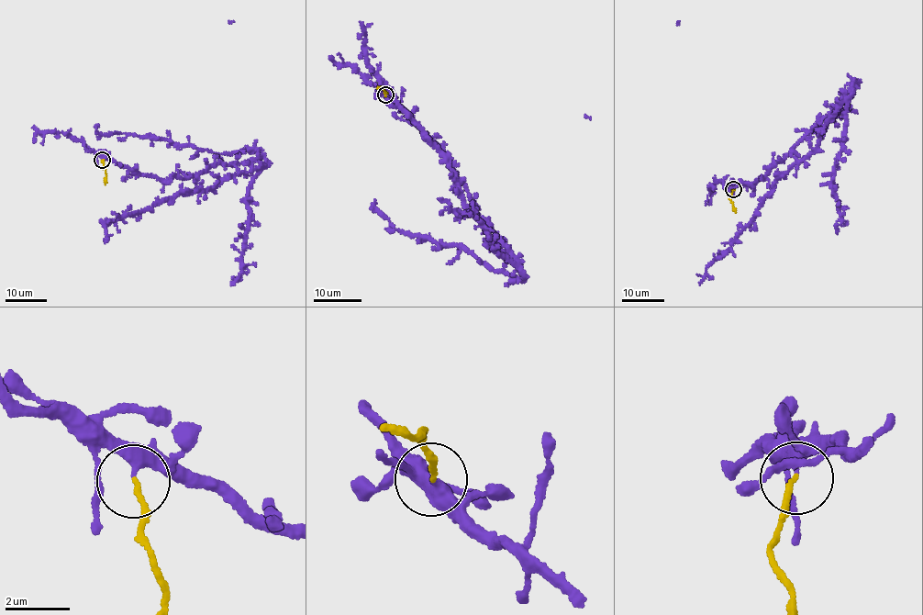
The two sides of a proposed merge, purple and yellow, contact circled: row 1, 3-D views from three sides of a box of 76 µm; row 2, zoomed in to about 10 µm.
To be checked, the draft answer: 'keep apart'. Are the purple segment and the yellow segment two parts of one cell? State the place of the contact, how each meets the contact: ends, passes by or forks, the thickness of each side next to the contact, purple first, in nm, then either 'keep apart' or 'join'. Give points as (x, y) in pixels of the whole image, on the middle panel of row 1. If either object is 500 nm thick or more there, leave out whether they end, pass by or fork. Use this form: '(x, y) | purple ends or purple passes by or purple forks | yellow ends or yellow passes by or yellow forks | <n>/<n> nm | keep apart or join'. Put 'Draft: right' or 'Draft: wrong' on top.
Draft: right
(385, 95) | purple passes by | yellow ends | 280/140 nm | keep apart

